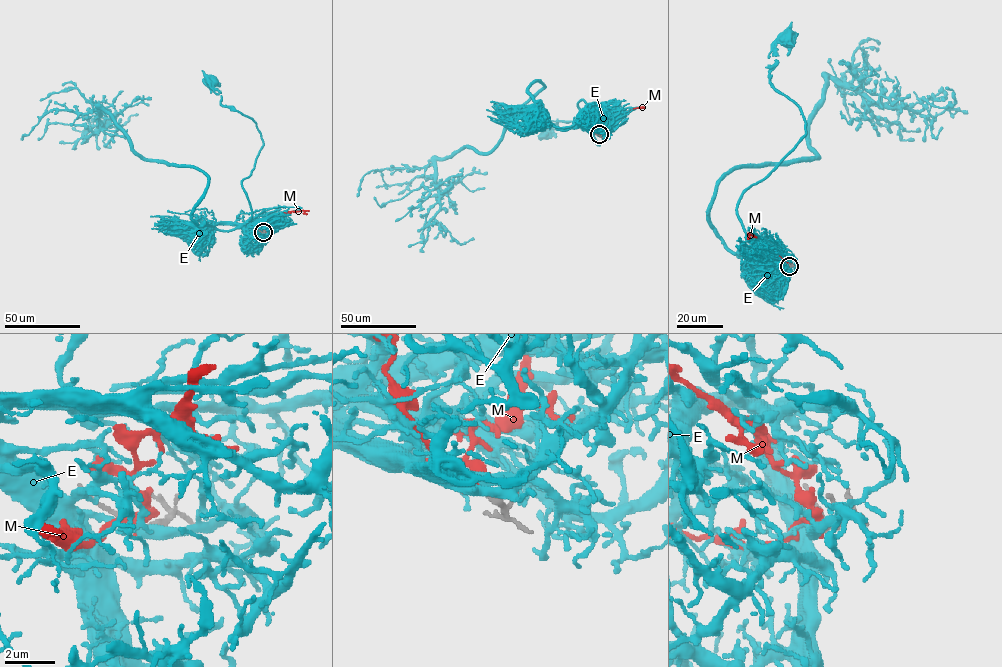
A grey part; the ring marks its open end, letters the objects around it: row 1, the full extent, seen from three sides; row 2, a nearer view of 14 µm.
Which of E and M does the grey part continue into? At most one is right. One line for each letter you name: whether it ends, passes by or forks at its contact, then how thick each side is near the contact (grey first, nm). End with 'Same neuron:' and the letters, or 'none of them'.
E: it passes by; calibres 240 and 400 nm
Same neuron: E

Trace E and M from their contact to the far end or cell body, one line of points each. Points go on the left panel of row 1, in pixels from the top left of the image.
E: (262, 232), (243, 226), (251, 208), (242, 181), (263, 145), (260, 132), (248, 117), (222, 104), (210, 81)
M: (262, 232), (266, 220), (273, 215), (309, 211)

